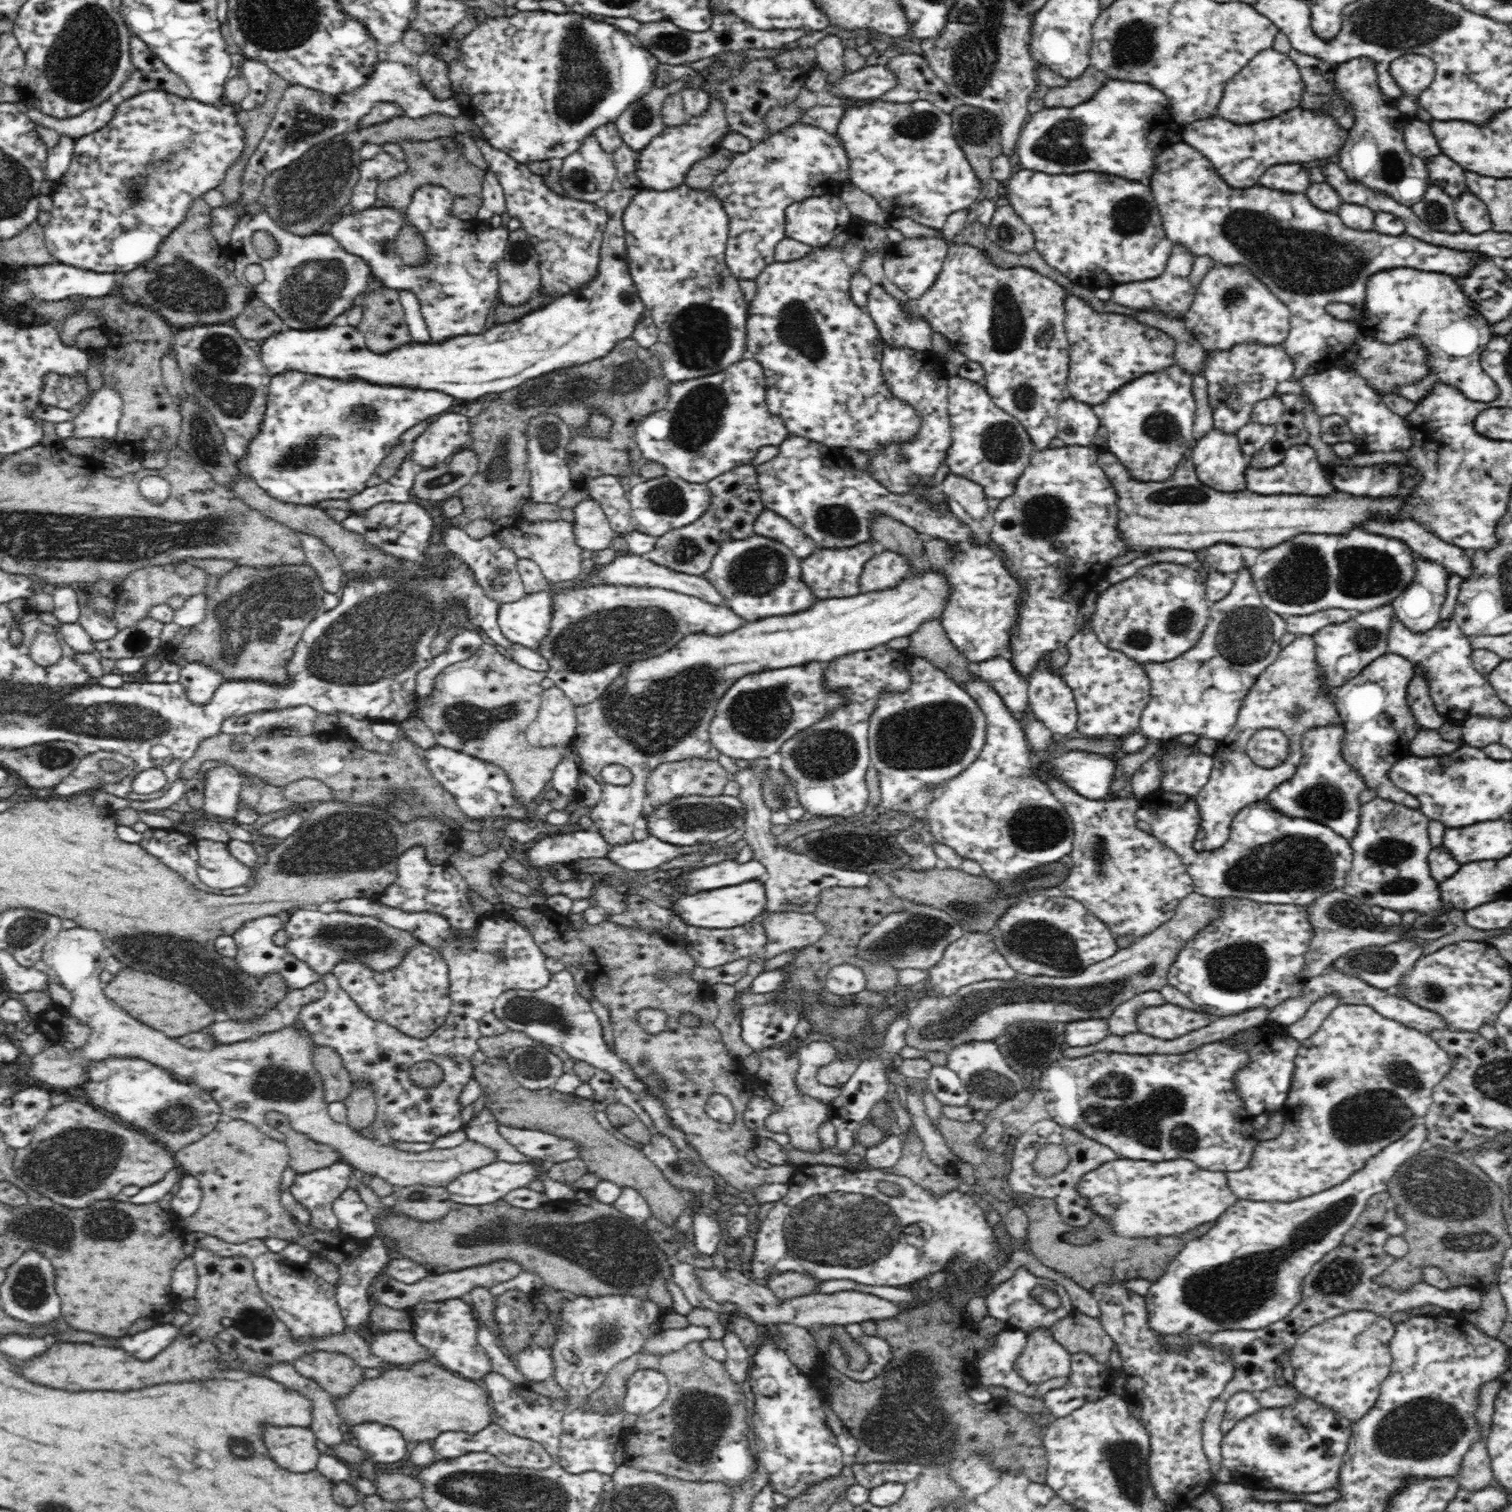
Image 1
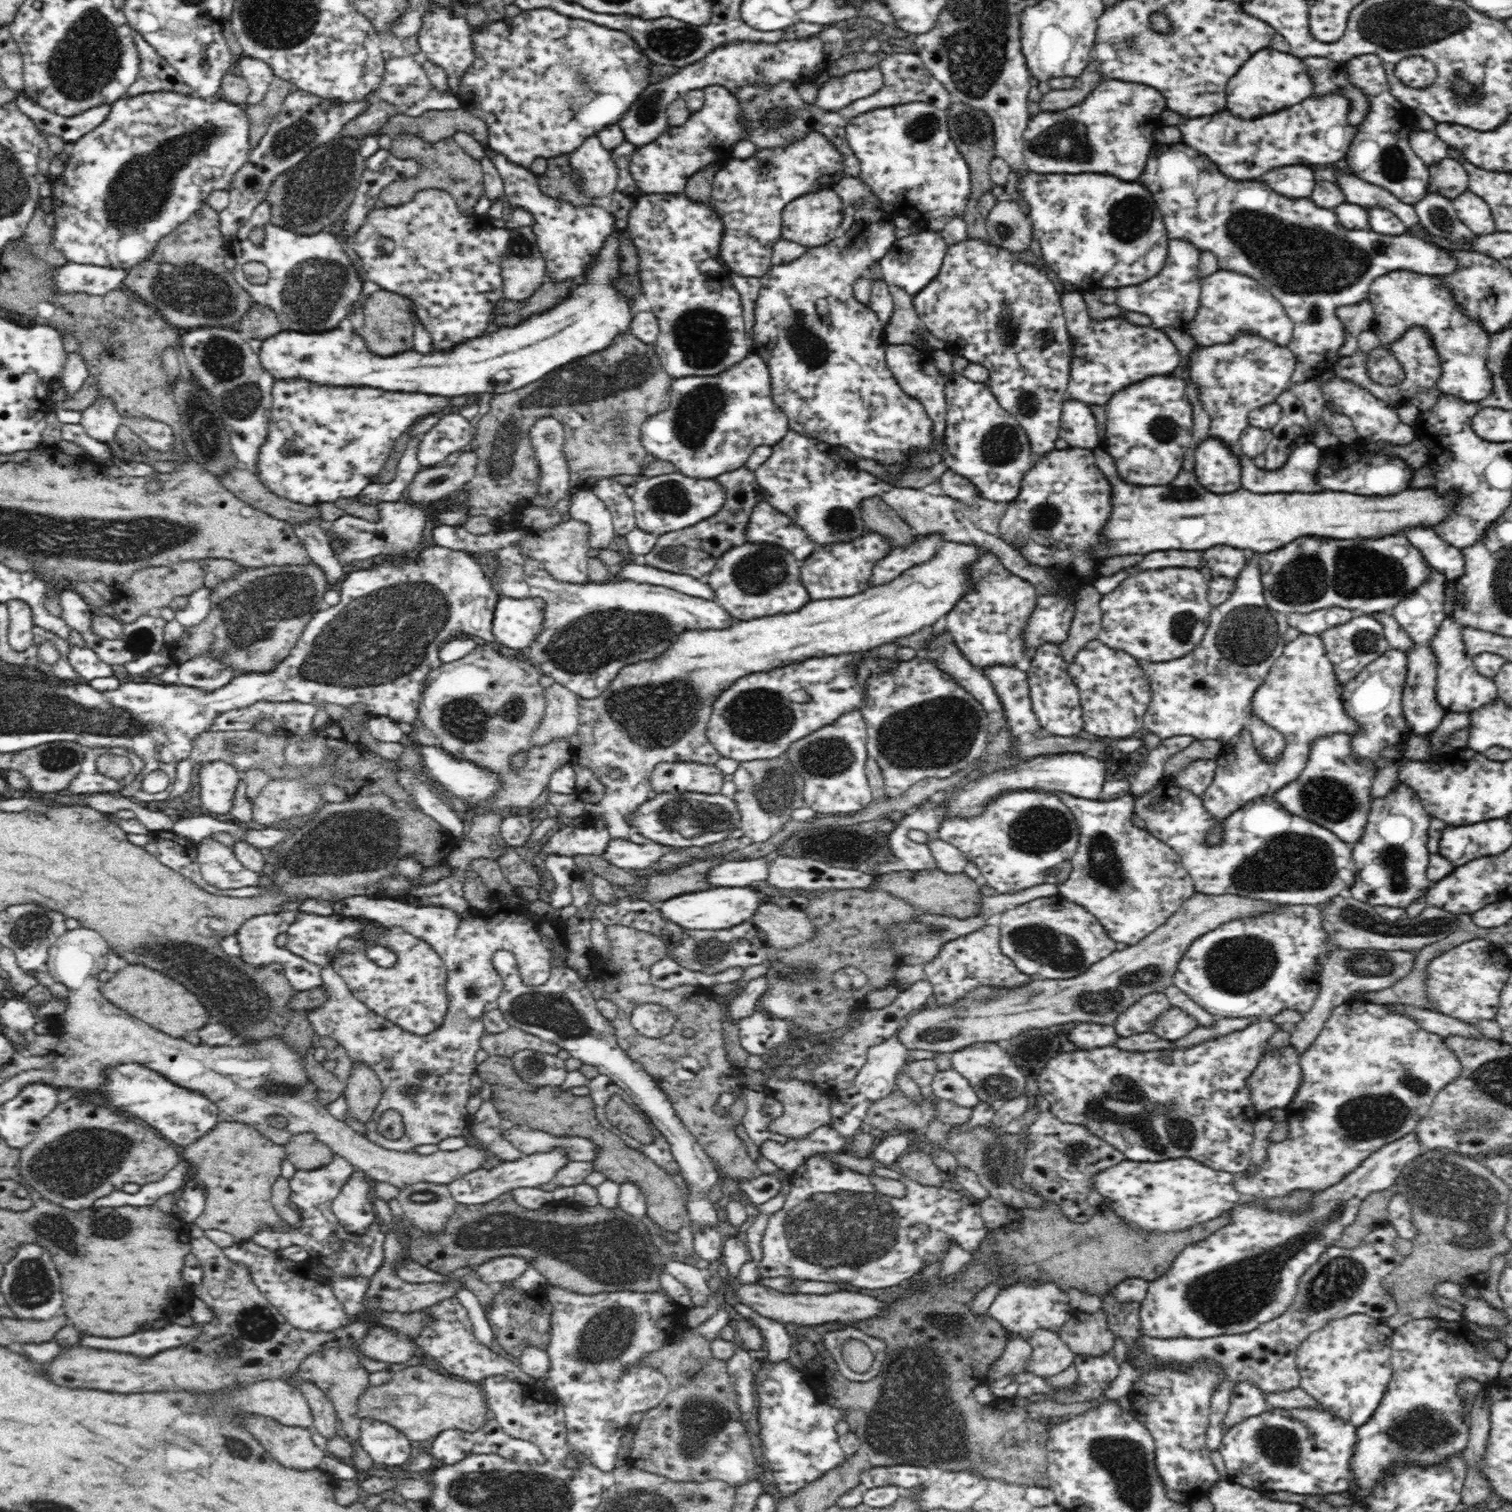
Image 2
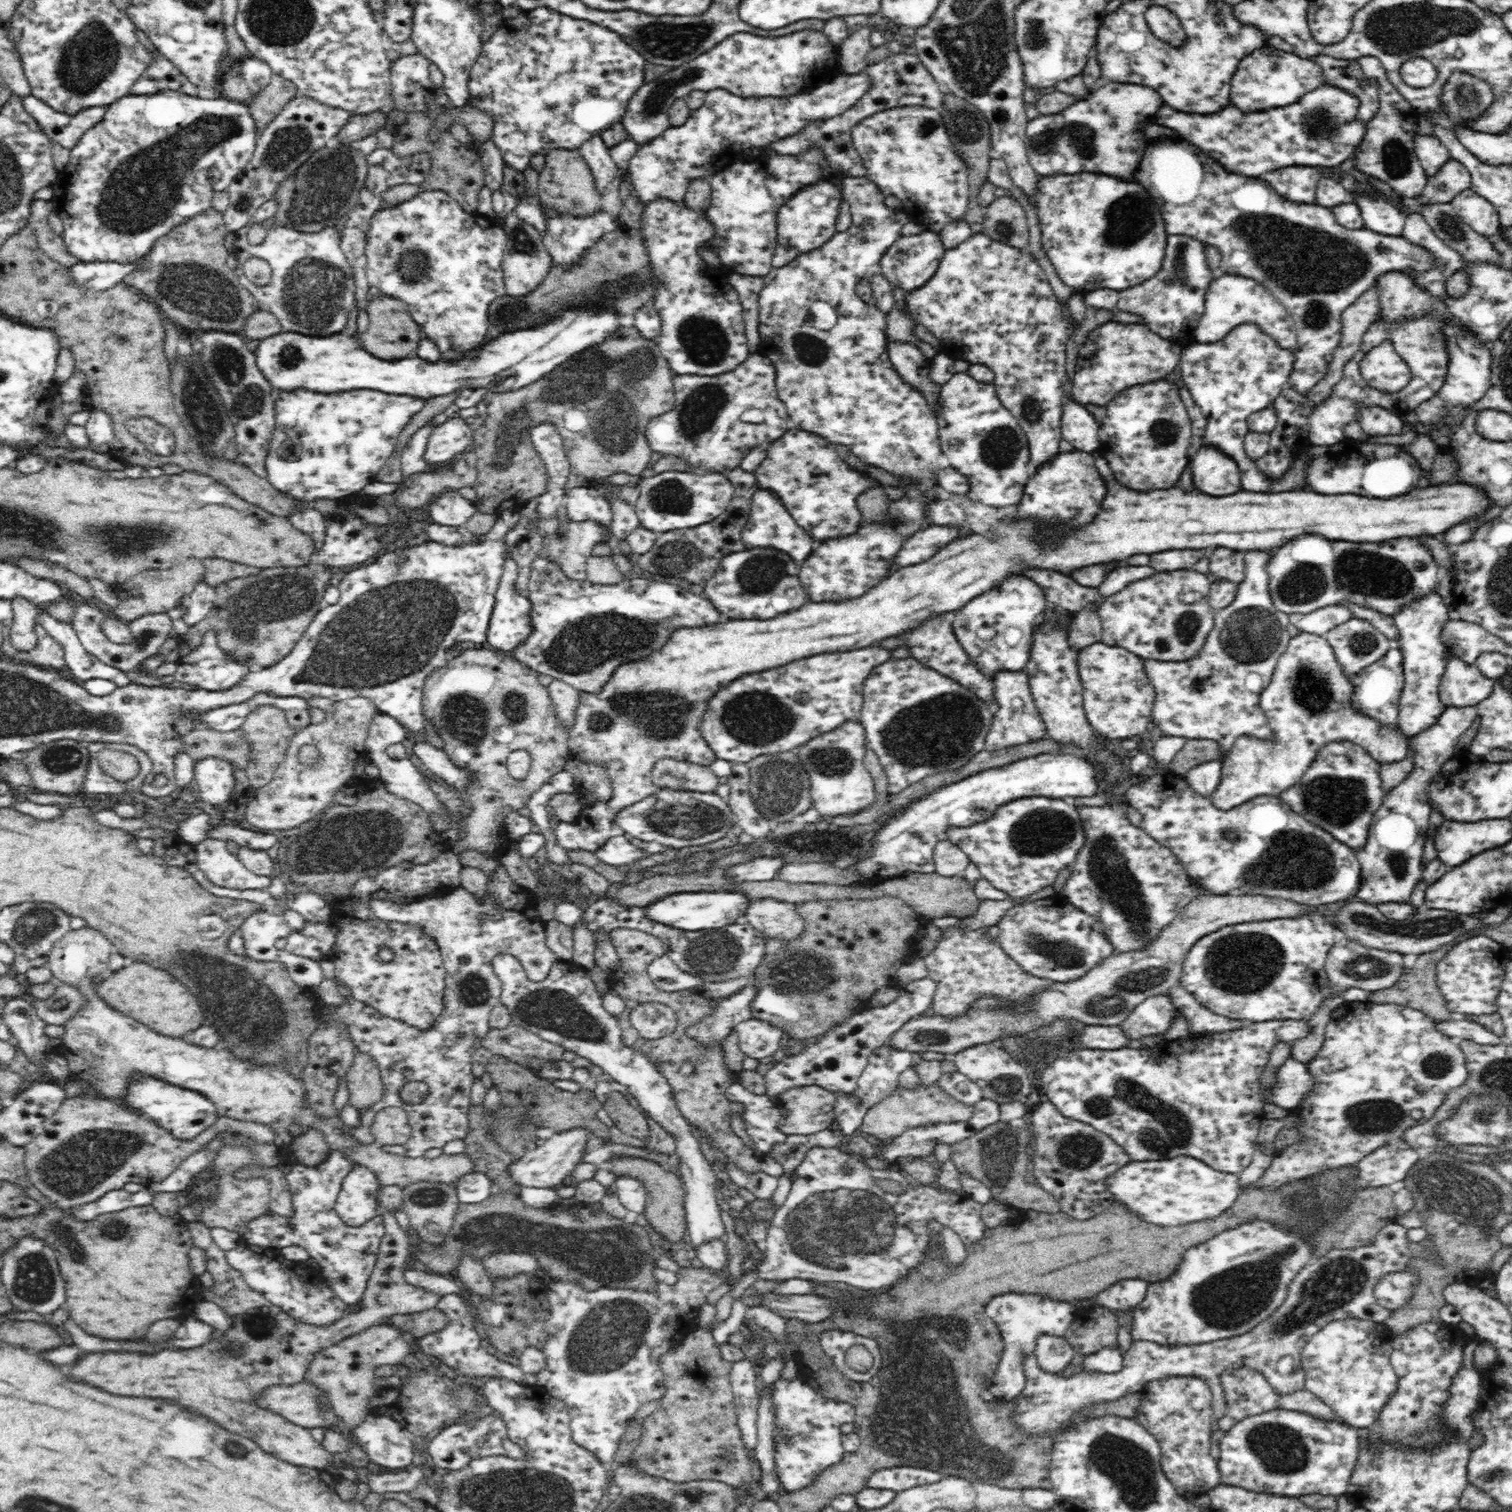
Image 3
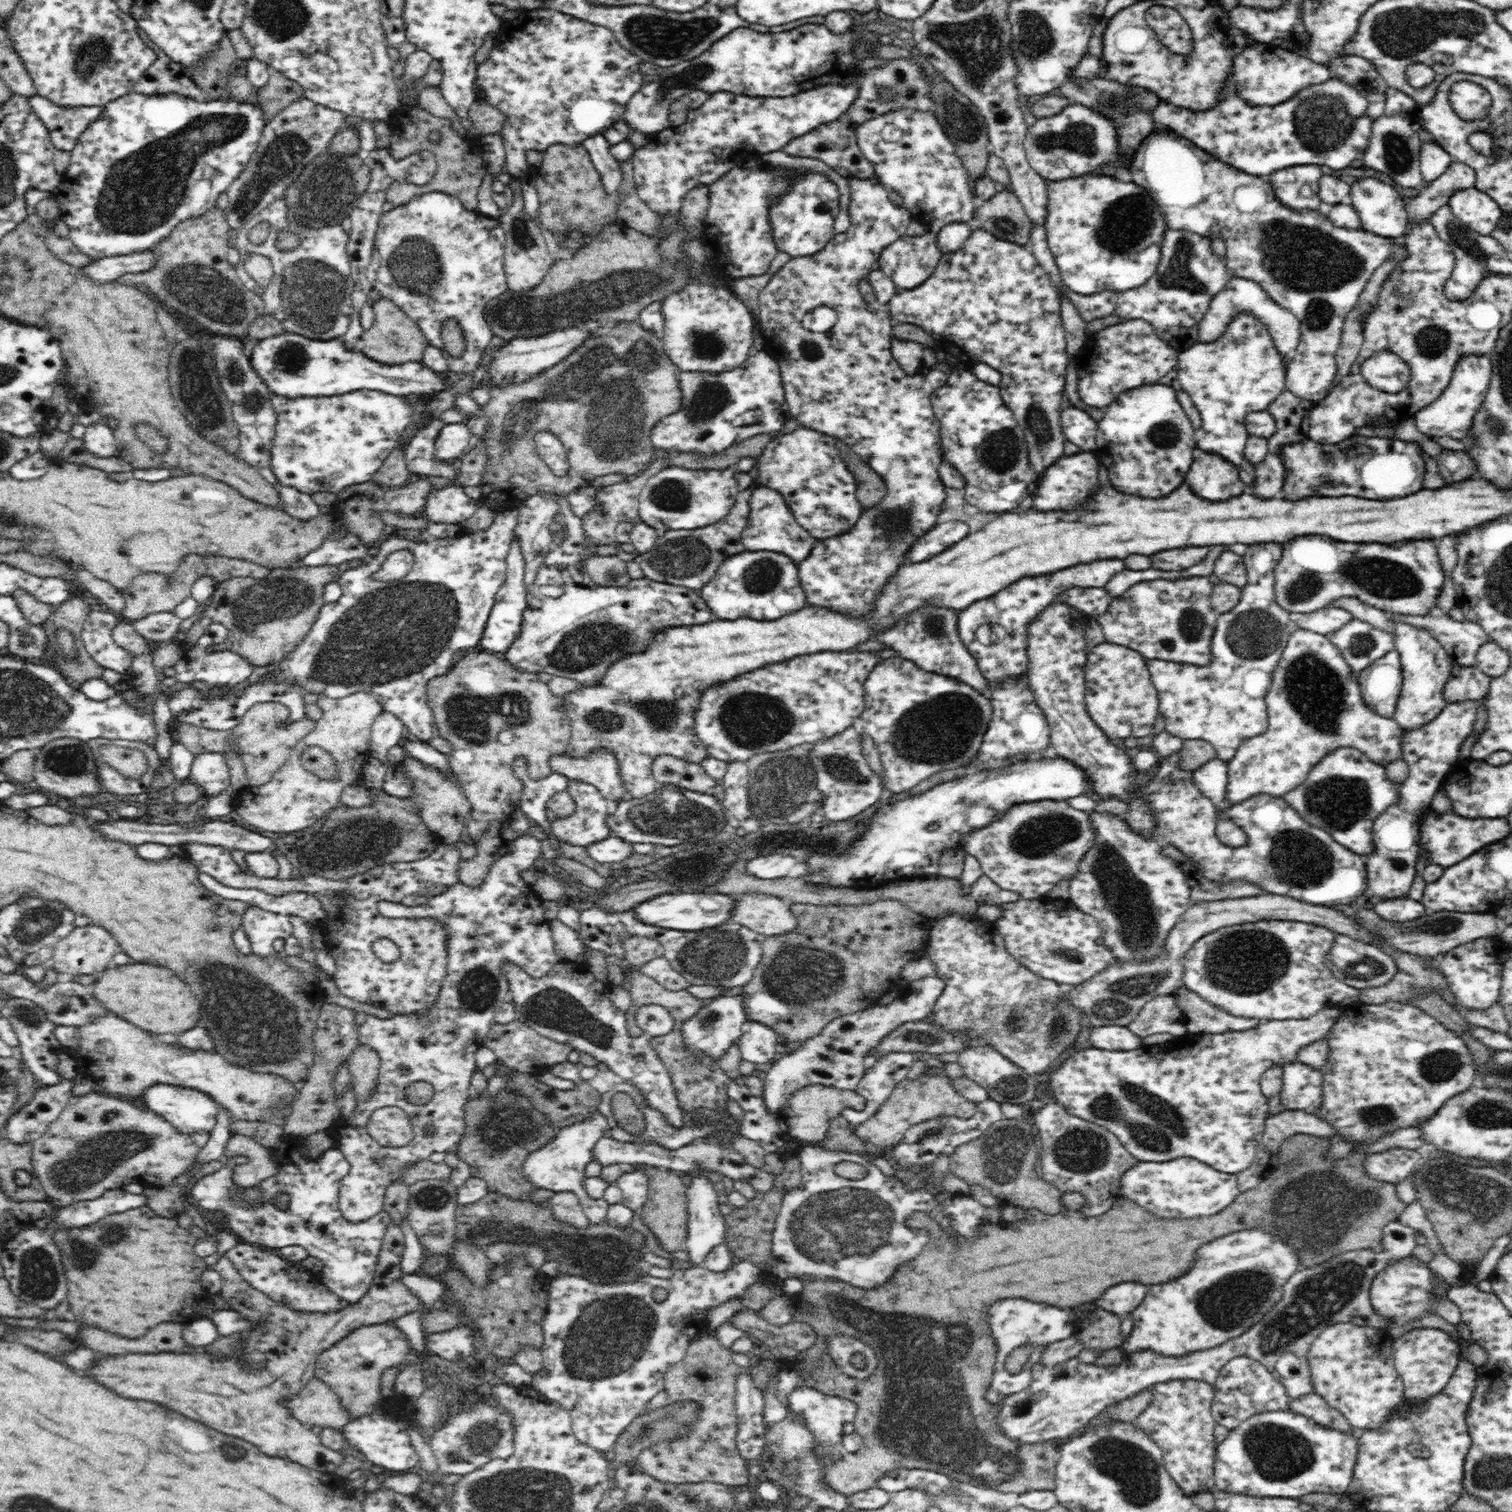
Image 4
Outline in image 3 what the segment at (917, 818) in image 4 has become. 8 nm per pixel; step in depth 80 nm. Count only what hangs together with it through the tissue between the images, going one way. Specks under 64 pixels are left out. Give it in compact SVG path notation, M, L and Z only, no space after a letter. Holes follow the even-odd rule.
M1066 752L1056 755L1046 753L986 769L959 782L938 788L900 811L900 816L896 813L894 818L888 820L874 838L874 854L849 870L864 875L869 884L878 878L882 880L906 873L934 873L934 848L938 842L947 840L943 831L948 826L970 826L973 822L988 820L998 806L1016 798L1047 796L1070 801L1094 796L1098 792L1098 771L1092 761L1084 756Z

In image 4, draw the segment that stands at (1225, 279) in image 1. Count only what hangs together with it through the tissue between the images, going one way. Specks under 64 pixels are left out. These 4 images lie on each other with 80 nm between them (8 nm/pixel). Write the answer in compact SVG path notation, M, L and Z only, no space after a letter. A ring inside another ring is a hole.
M1231 277L1226 280L1224 288L1212 296L1206 314L1198 324L1198 340L1202 343L1211 343L1218 340L1226 332L1226 327L1232 319L1240 313L1252 315L1266 325L1278 352L1290 360L1300 340L1300 321L1287 309L1282 308L1265 290L1261 284L1242 277Z

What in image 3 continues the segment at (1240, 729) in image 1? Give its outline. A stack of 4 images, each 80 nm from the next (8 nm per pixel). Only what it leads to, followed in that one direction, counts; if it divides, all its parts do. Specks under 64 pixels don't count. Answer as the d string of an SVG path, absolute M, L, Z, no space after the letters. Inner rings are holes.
M1302 632L1292 638L1286 650L1276 662L1270 684L1260 692L1260 709L1264 711L1269 727L1273 730L1273 741L1264 741L1256 737L1246 735L1238 736L1238 739L1221 759L1222 774L1216 790L1208 796L1210 803L1218 810L1227 811L1236 808L1258 796L1276 796L1284 792L1286 788L1298 784L1298 780L1304 776L1310 766L1310 762L1316 758L1318 750L1326 742L1334 740L1349 740L1359 744L1367 750L1369 755L1381 764L1400 762L1407 752L1408 736L1398 729L1380 729L1378 721L1358 713L1354 707L1350 707L1352 702L1352 683L1350 677L1342 673L1340 663L1334 657L1334 651L1329 642L1317 636Z

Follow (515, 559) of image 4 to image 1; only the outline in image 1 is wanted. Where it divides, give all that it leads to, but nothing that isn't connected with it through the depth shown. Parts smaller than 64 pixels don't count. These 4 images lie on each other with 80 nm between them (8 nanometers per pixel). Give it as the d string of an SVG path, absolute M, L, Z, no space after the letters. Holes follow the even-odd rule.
M555 590L524 595L513 603L501 604L498 624L506 639L538 651L551 629Z

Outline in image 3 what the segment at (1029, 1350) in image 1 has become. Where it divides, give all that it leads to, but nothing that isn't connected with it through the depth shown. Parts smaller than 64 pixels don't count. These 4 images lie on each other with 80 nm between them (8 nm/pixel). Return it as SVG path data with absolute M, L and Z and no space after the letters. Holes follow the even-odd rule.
M1041 1335L1035 1341L1033 1355L1040 1369L1058 1374L1071 1364L1076 1353L1066 1340L1051 1335Z

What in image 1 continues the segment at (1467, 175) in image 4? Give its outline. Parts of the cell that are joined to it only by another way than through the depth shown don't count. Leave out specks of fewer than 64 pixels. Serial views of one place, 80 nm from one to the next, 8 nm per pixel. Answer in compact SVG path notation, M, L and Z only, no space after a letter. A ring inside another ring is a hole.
M1440 154L1423 158L1431 182L1451 197L1458 197L1467 190L1466 175L1460 165Z

